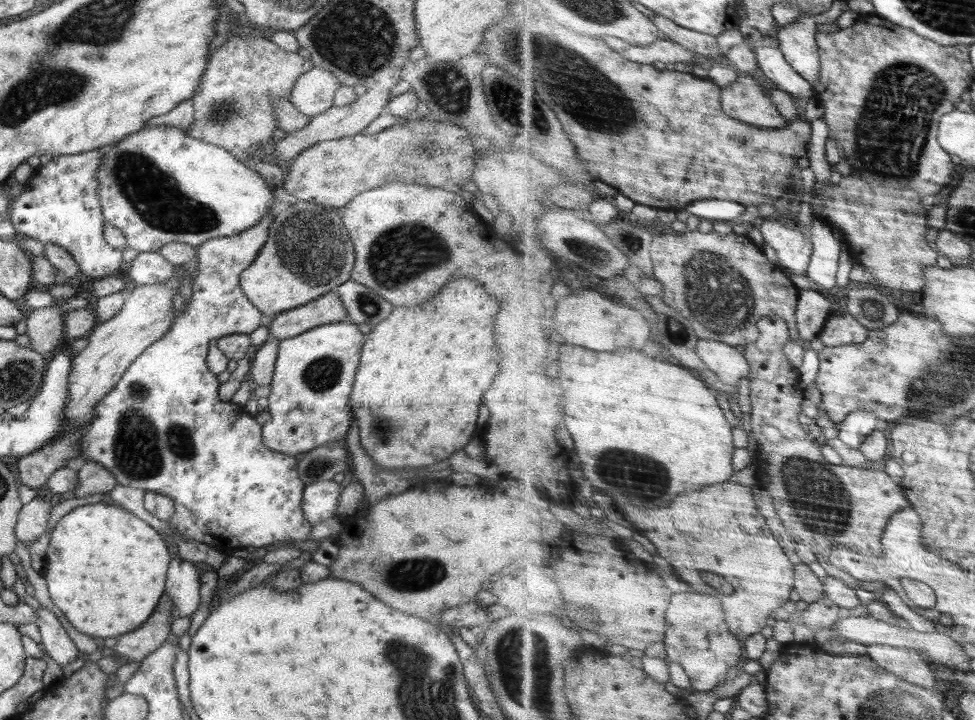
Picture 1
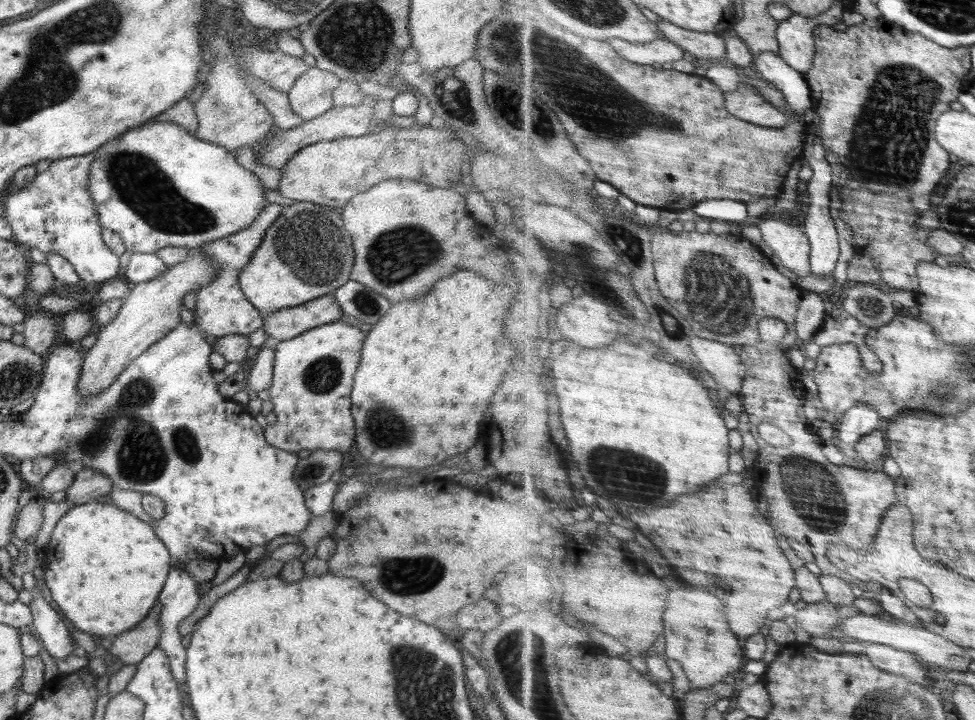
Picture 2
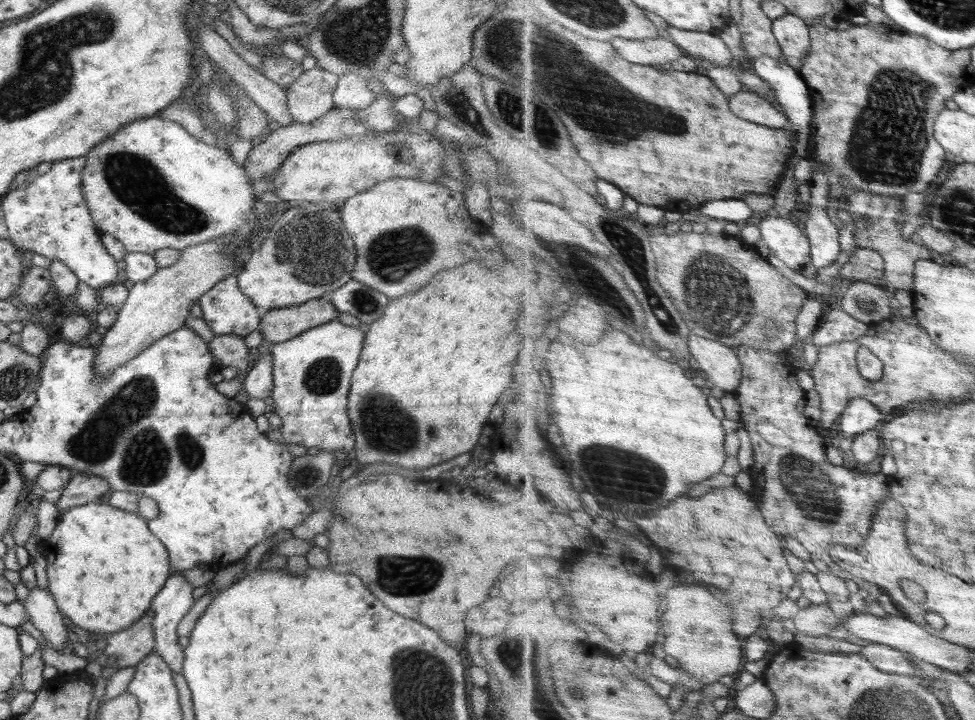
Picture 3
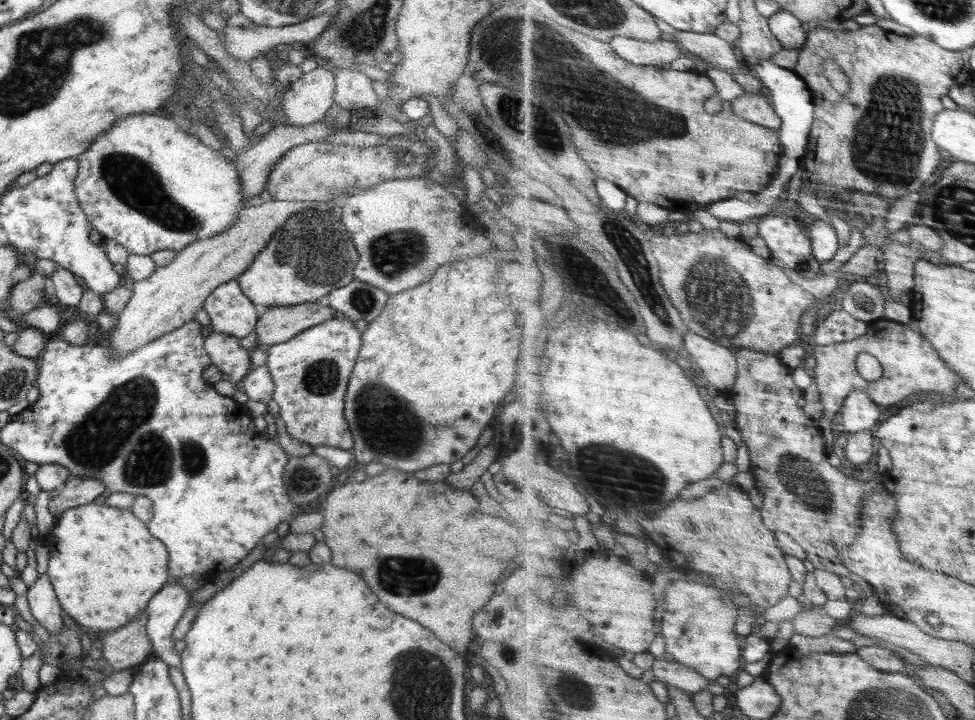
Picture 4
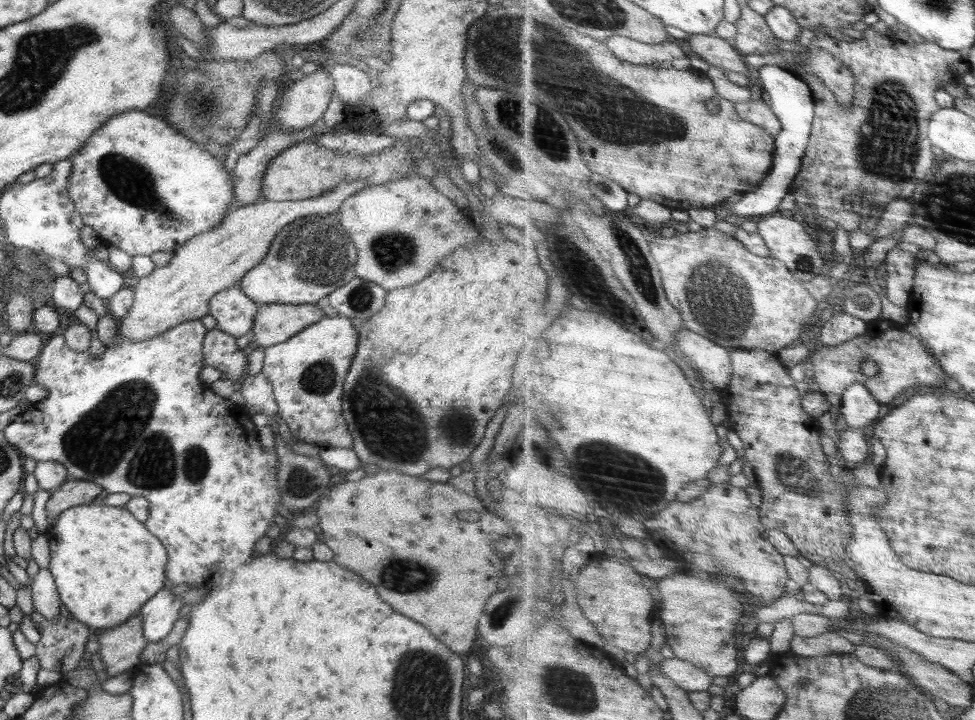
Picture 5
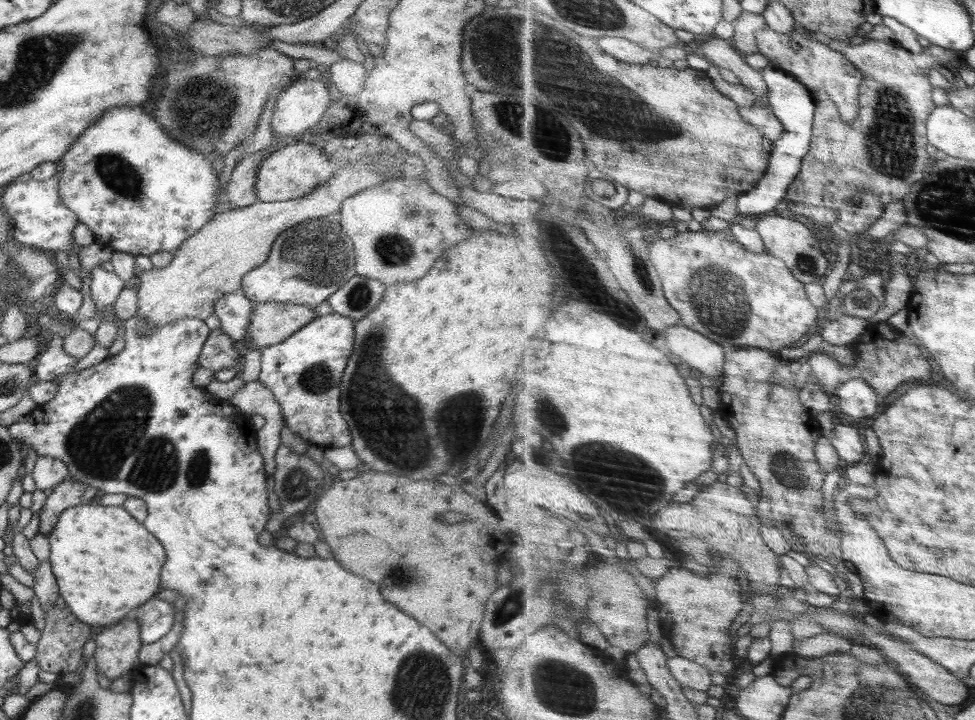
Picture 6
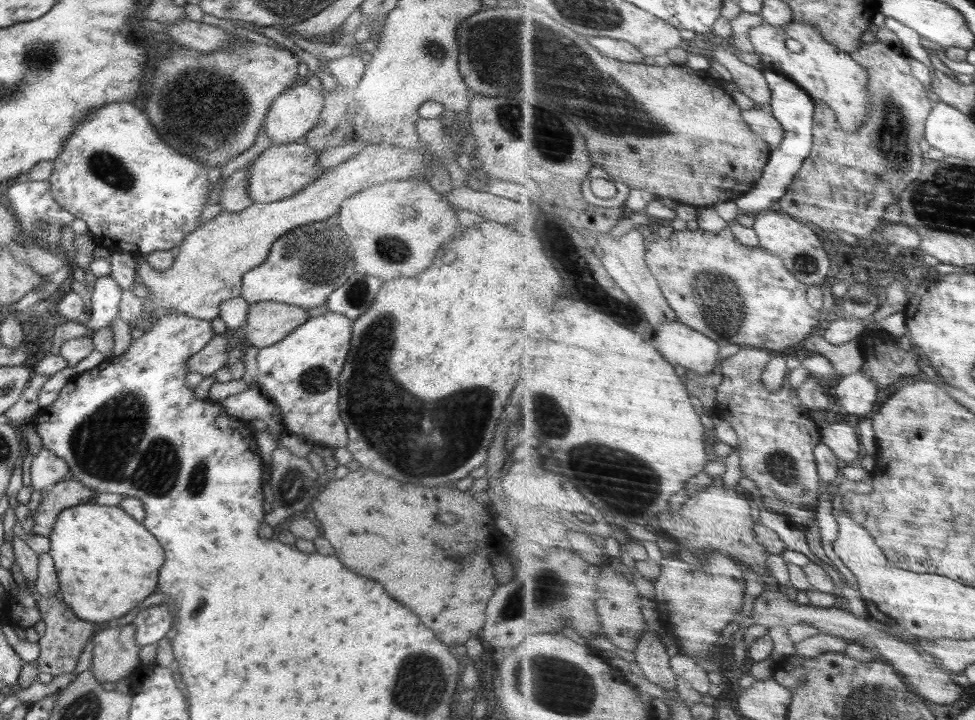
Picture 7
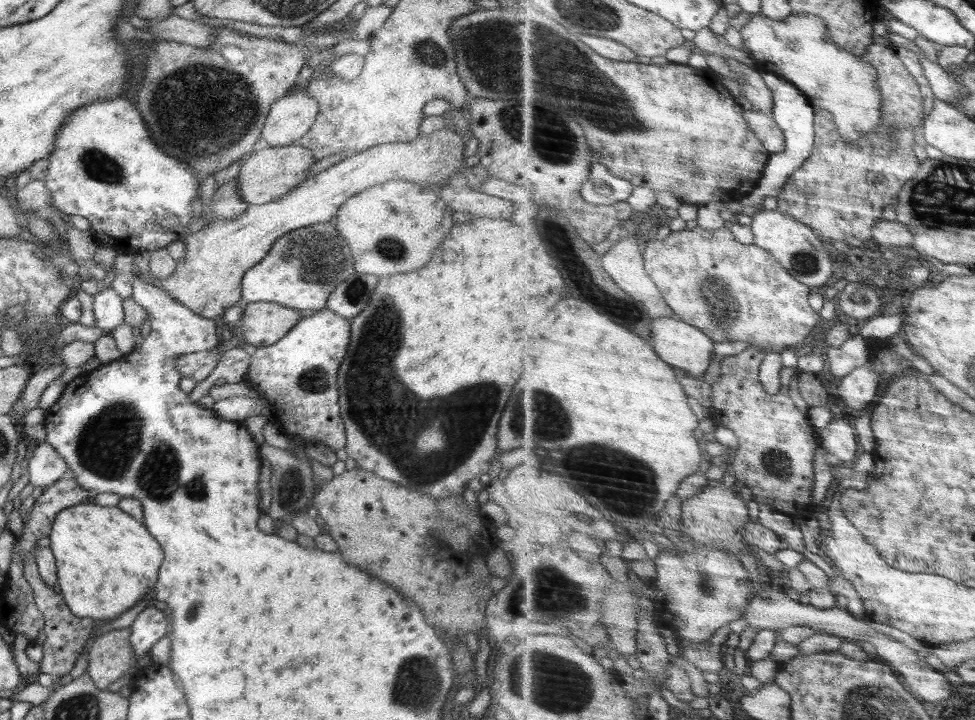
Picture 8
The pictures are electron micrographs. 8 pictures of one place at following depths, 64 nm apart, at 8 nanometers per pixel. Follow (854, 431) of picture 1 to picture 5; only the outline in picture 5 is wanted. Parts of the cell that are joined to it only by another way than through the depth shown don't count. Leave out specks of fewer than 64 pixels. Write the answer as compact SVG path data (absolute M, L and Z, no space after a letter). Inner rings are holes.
M860 382L853 384L844 394L841 412L849 428L870 430L885 415L882 406L872 391Z

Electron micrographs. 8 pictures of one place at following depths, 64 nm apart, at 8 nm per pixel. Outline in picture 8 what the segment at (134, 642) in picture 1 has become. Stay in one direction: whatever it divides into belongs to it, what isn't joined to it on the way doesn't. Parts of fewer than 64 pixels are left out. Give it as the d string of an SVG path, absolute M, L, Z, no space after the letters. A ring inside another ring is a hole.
M126 627L109 631L93 640L86 673L91 676L97 689L107 689L109 684L136 666L130 635L131 630Z

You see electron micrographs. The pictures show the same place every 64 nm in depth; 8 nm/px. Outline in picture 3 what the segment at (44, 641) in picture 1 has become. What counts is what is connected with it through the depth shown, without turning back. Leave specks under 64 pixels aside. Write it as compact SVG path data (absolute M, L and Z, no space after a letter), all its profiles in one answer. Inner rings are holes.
M36 586L29 592L28 598L22 602L29 620L50 642L50 648L62 653L68 636L64 614L48 589L38 589Z

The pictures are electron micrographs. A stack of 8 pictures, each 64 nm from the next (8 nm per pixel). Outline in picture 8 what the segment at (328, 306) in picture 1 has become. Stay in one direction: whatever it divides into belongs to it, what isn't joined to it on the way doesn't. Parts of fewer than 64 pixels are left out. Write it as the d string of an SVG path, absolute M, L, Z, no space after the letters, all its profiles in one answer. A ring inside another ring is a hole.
M247 303L239 325L245 342L260 348L280 340L300 318L299 310L278 303Z

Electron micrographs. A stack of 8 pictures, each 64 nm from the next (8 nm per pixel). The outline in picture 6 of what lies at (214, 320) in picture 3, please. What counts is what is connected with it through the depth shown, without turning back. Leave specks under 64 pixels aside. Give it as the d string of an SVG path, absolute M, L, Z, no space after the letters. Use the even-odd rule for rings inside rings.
M234 292L216 300L216 313L222 323L221 332L234 342L247 337L253 305L241 292Z

